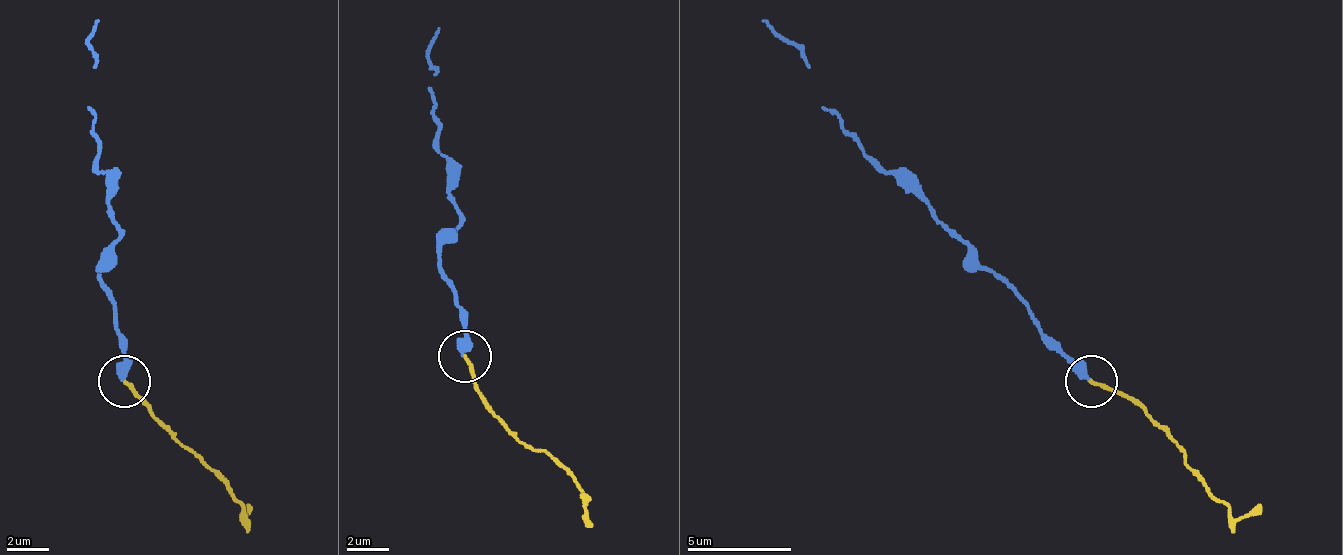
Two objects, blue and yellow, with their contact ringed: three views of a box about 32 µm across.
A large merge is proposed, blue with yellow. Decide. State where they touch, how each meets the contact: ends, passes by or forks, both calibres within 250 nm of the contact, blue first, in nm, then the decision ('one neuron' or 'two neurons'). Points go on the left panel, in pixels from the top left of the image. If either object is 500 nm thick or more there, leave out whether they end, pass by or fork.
at (124, 381); blue ends there; yellow ends there; 380 nm thick on the blue side, 180 nm on the other; one neuron

